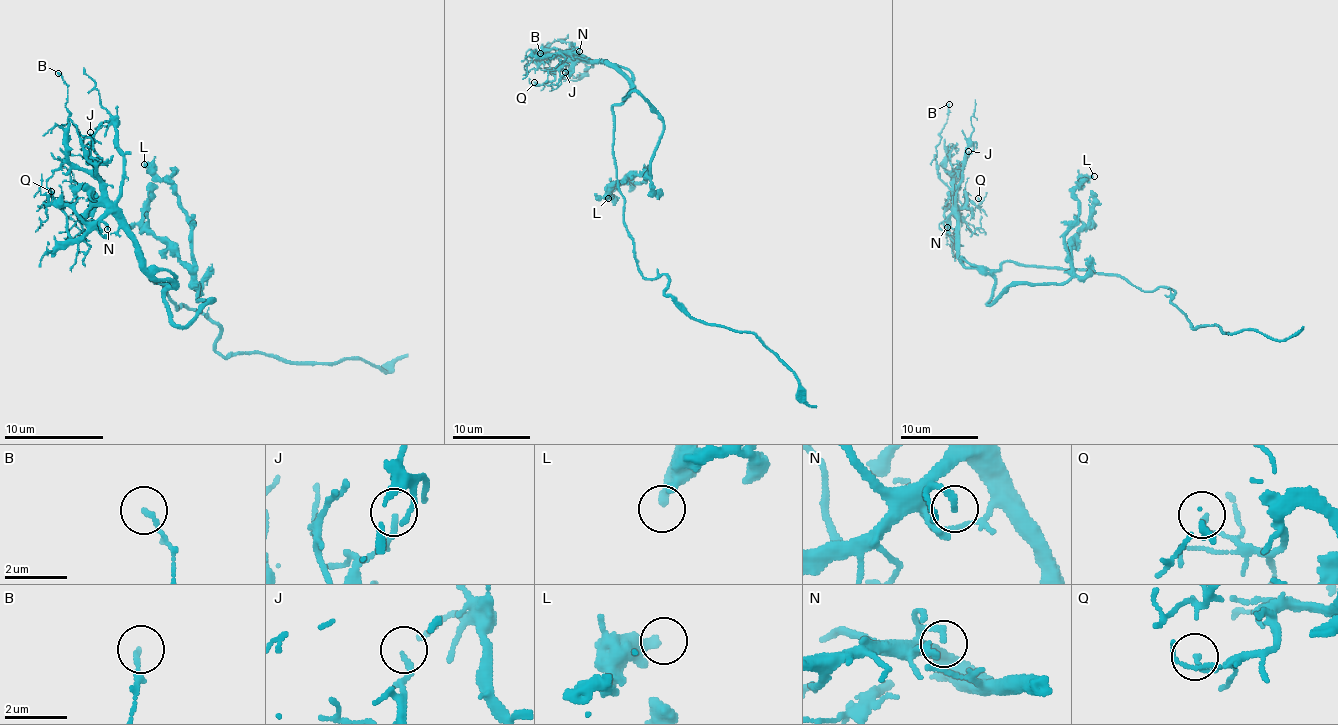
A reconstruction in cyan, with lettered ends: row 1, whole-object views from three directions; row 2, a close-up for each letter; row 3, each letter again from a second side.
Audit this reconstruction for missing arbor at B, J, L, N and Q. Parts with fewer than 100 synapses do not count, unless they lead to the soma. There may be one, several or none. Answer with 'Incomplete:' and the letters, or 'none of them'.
Incomplete: none of them

